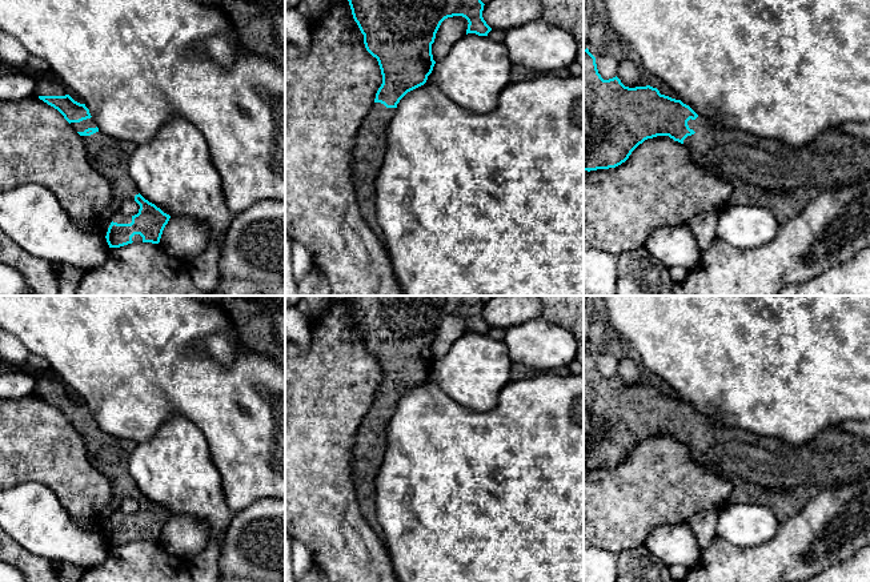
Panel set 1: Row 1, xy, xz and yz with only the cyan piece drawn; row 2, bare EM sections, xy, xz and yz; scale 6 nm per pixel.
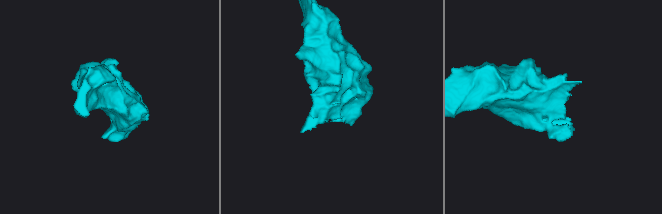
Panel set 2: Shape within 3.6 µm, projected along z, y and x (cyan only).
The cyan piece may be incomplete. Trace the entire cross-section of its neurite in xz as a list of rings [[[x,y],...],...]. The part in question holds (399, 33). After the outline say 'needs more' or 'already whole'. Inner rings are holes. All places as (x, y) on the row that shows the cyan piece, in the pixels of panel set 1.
[[[348,0],[354,21],[364,35],[366,51],[377,59],[382,84],[376,93],[372,109],[368,112],[356,135],[352,160],[352,178],[356,201],[374,234],[384,242],[374,209],[376,174],[386,152],[388,125],[396,115],[400,100],[410,91],[424,85],[436,61],[432,44],[441,23],[453,16],[468,20],[468,33],[488,36],[492,28],[482,17],[481,0]]]; needs more

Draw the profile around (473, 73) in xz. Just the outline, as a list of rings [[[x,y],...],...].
[[[468,33],[433,67],[438,89],[464,109],[485,115],[510,84],[512,63],[504,43]]]

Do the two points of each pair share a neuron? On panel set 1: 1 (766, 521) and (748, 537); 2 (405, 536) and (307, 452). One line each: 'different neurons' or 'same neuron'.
1: same neuron
2: different neurons

